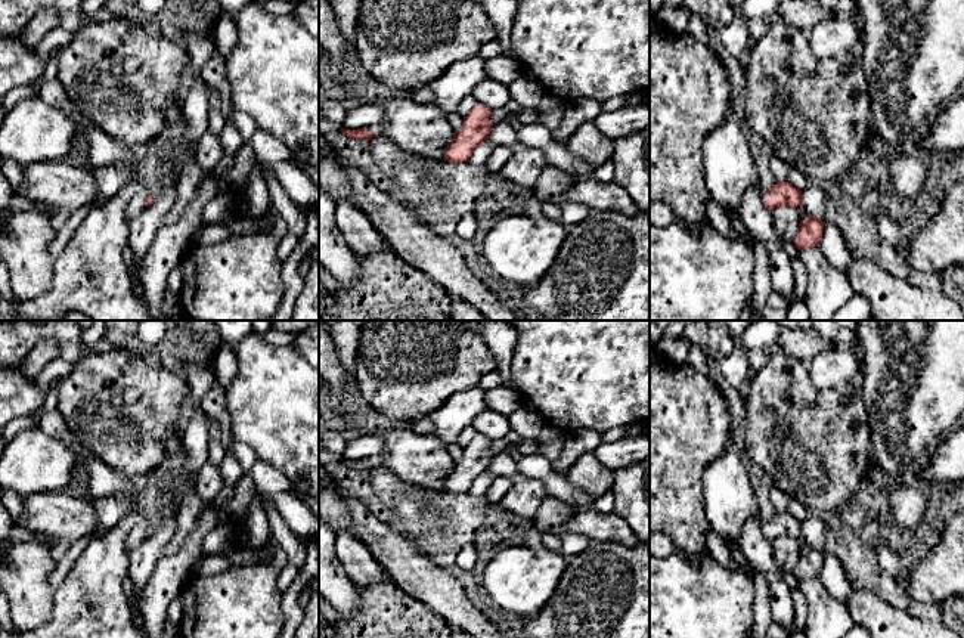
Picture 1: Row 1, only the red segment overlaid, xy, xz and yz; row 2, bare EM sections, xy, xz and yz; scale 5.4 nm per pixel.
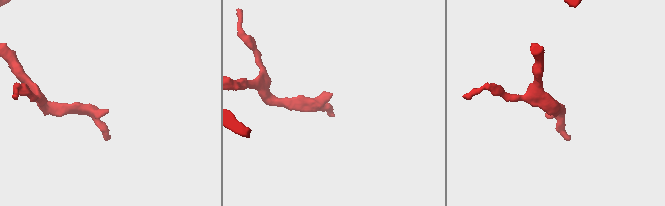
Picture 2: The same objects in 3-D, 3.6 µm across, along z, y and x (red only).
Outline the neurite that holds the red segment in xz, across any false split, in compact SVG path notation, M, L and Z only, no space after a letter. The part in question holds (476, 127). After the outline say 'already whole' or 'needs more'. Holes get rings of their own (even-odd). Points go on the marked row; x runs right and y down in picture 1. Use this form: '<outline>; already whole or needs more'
M477 103L465 117L462 127L455 131L453 139L444 148L447 162L469 161L472 152L486 140L493 128L489 120L492 109Z; already whole

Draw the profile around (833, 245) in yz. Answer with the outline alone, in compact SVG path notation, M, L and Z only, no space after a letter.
M824 224L822 238L818 247L831 264L846 272L853 258L853 253L849 250L837 226Z

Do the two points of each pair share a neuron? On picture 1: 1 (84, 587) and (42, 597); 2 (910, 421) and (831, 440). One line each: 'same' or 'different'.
1: different
2: different

